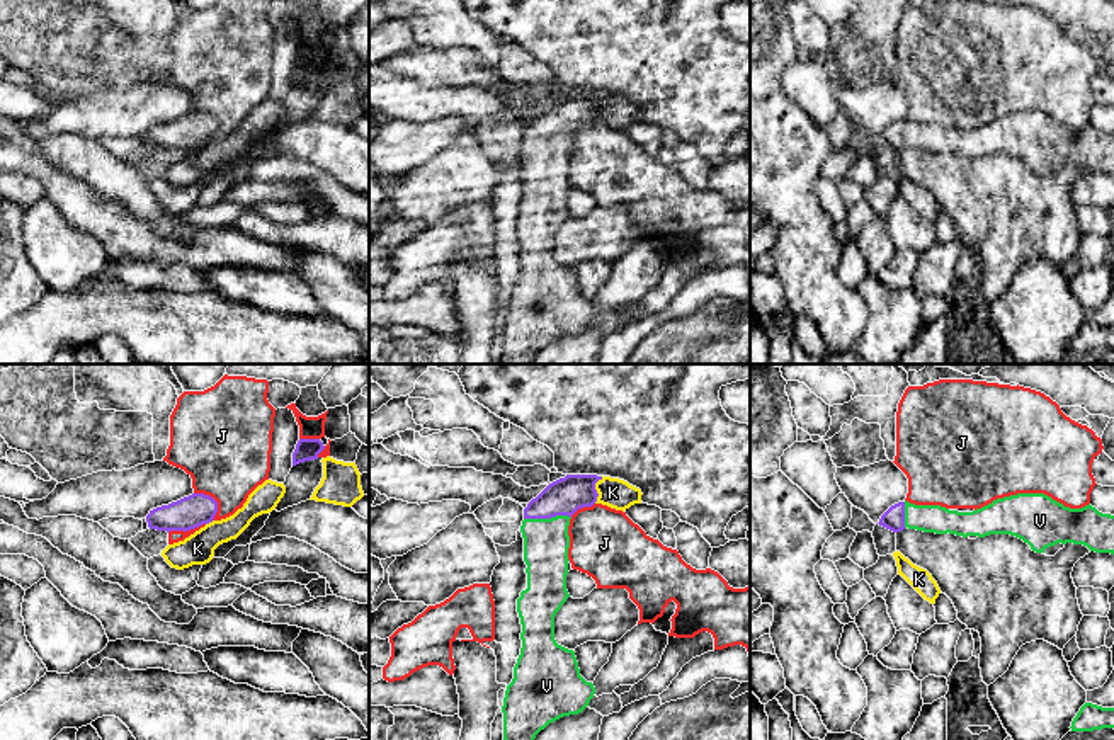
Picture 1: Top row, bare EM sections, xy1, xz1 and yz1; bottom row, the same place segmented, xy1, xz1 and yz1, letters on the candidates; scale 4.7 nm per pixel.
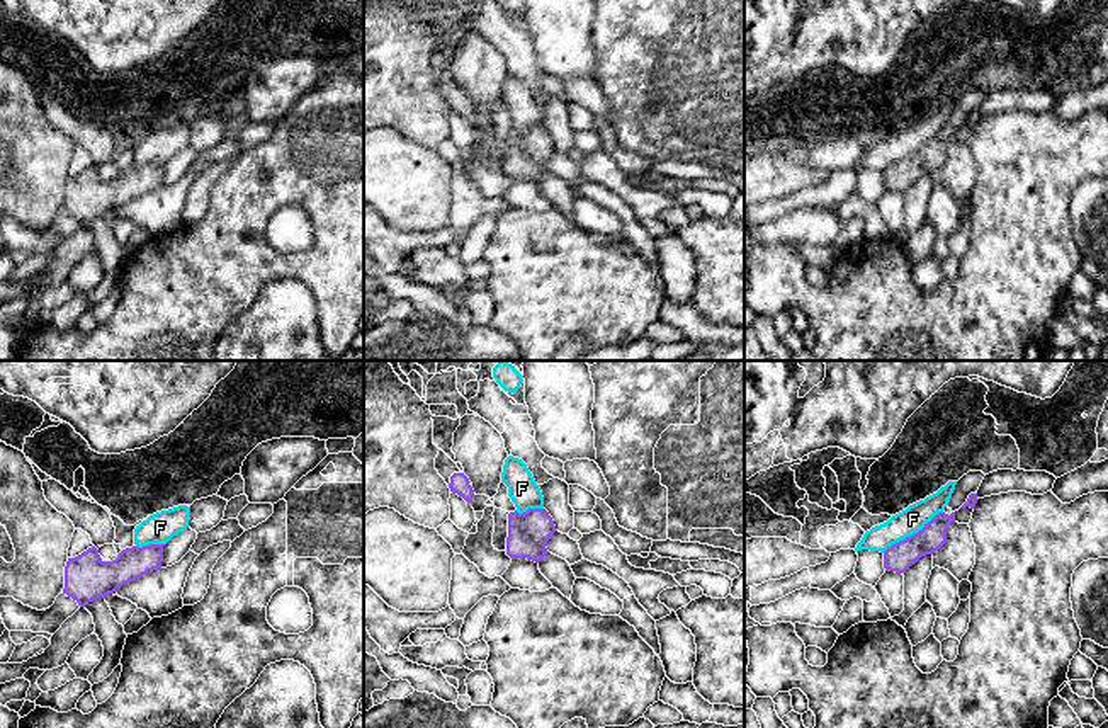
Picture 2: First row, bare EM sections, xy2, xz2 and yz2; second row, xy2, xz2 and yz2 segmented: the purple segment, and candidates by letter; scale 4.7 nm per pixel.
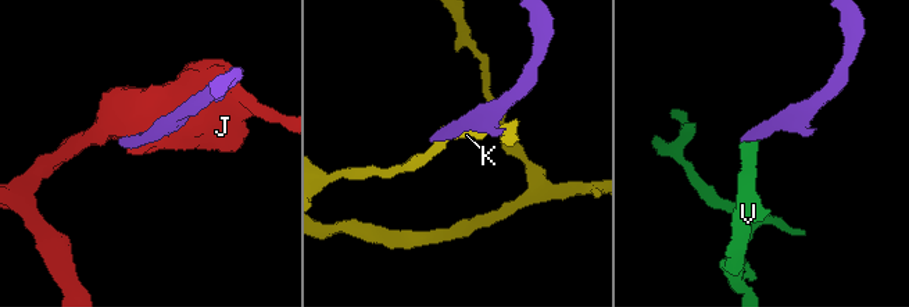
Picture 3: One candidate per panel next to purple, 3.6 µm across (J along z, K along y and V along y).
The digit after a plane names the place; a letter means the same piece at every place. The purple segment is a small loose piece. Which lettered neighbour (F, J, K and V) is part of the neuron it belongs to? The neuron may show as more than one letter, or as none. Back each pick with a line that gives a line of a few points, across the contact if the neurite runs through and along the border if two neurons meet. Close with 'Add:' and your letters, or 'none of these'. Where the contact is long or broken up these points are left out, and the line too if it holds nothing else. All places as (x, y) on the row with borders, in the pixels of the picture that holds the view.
V: line xz1 (563, 497), (546, 518), (546, 541)
Add: V

